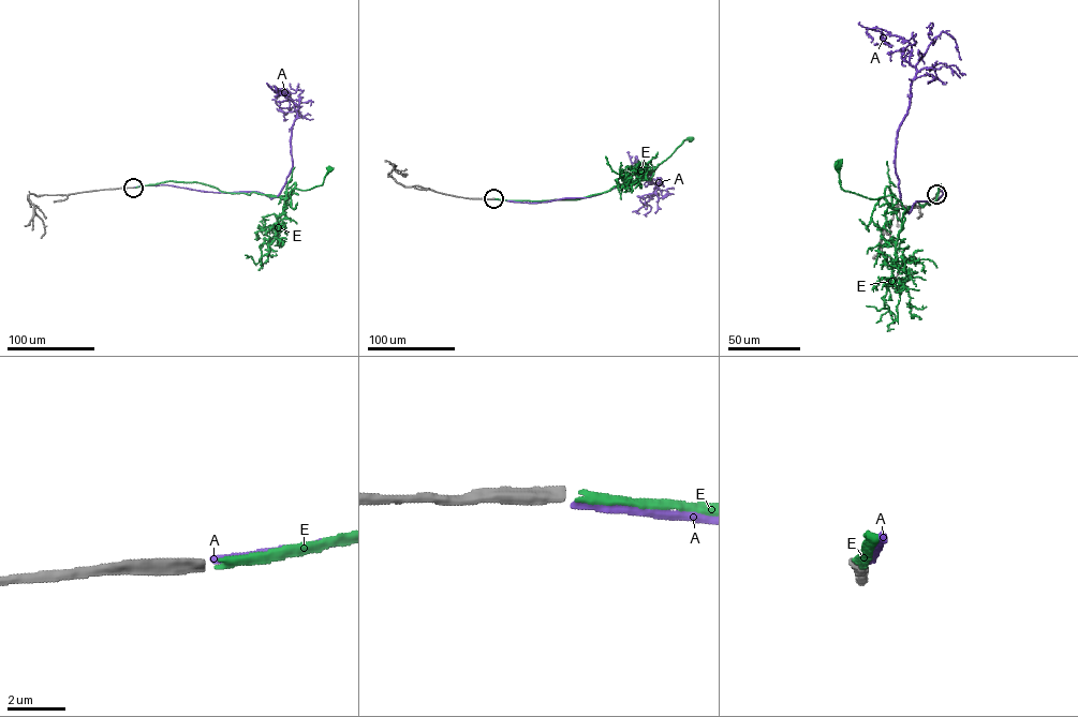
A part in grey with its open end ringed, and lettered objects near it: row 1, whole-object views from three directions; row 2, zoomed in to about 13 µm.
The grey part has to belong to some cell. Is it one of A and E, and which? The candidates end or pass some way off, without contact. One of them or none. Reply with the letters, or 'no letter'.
E

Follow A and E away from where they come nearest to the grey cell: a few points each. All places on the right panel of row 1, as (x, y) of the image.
A: (936, 194), (909, 212), (902, 207), (896, 148), (916, 70), (900, 36), (883, 30), (889, 44), (874, 45)
E: (936, 194), (940, 183), (932, 203), (909, 206), (902, 229), (900, 202), (844, 191), (838, 166)

